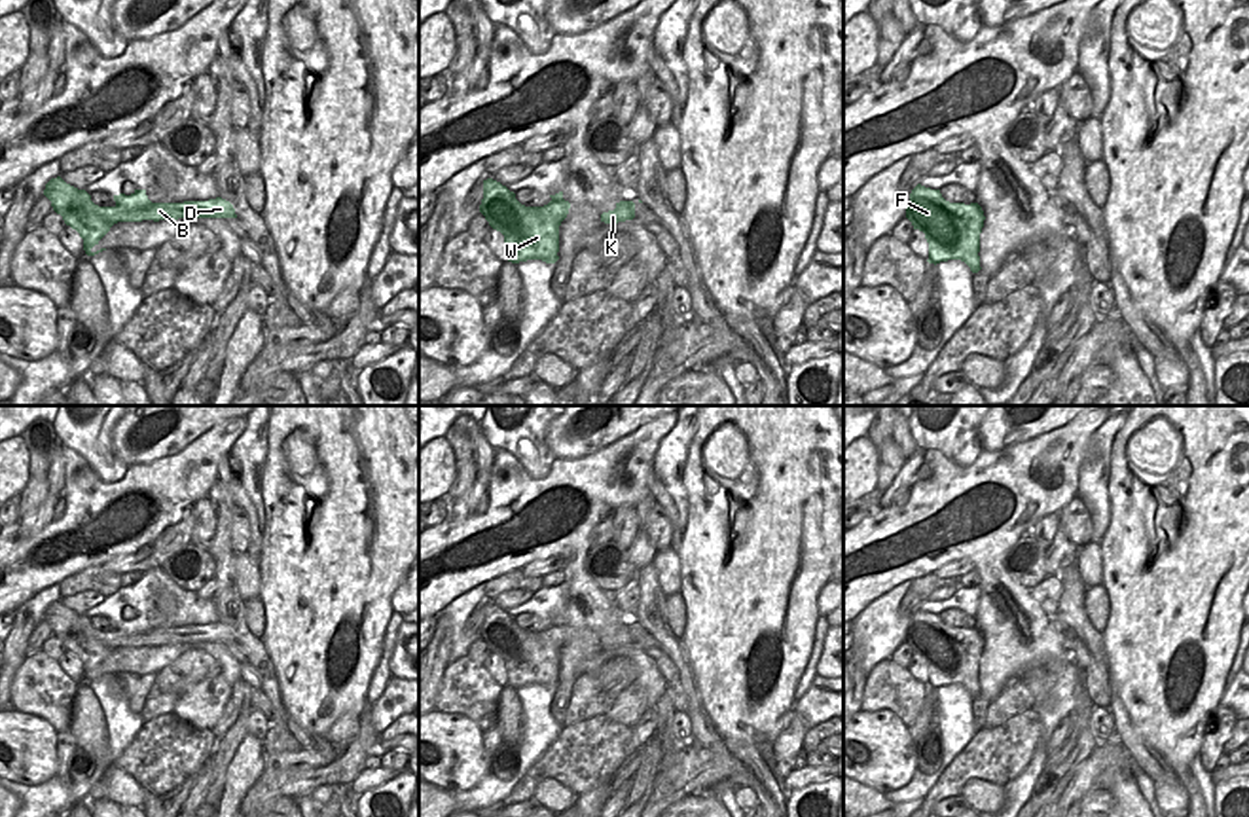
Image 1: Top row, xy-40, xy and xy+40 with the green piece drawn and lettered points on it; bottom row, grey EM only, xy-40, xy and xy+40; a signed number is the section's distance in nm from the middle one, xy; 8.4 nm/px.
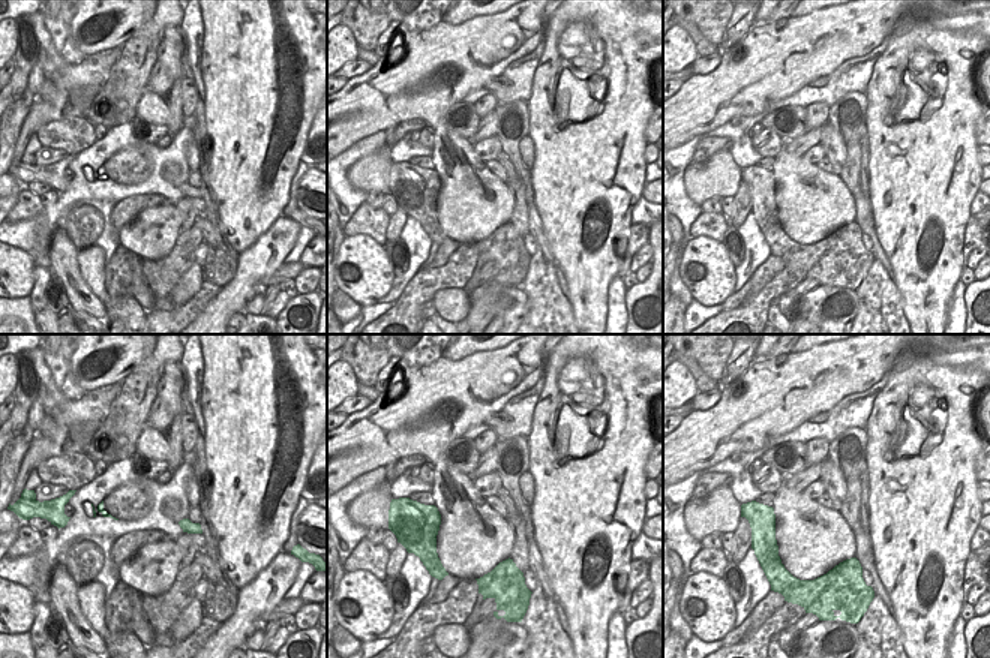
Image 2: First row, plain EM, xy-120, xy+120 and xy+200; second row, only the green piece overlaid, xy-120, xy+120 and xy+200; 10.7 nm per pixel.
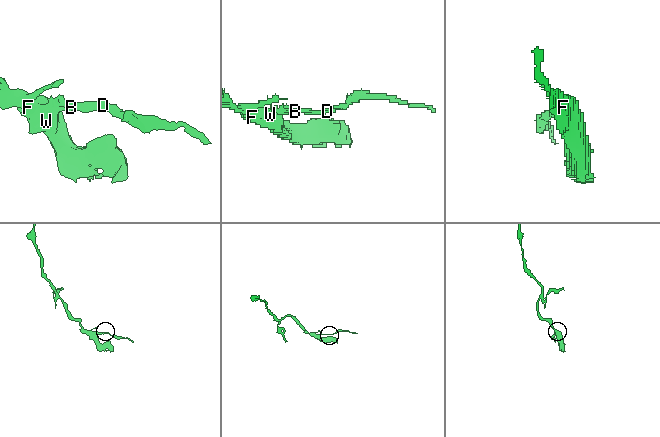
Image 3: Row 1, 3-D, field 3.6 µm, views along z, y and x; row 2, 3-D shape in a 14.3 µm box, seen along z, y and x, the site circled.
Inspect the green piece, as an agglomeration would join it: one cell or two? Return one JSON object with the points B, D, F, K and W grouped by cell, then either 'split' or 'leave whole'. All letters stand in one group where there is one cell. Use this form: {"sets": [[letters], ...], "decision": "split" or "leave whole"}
{"sets": [["B", "D", "K"], ["F", "W"]], "decision": "split"}

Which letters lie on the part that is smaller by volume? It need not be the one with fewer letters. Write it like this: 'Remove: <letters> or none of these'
Remove: B, D, K

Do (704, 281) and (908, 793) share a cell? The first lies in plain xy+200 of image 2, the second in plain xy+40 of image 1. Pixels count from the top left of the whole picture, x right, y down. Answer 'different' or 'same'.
different

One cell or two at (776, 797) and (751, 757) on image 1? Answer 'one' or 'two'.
one

